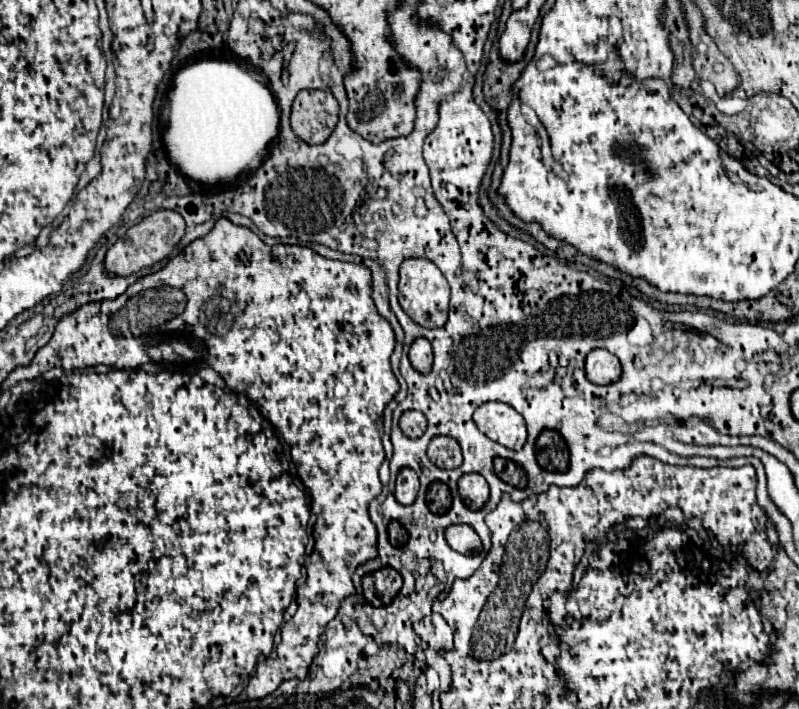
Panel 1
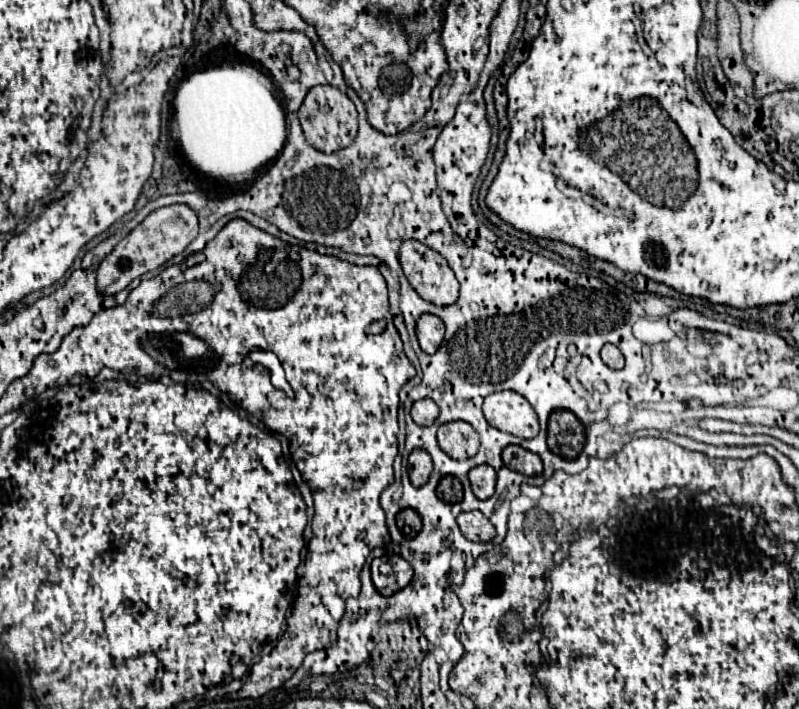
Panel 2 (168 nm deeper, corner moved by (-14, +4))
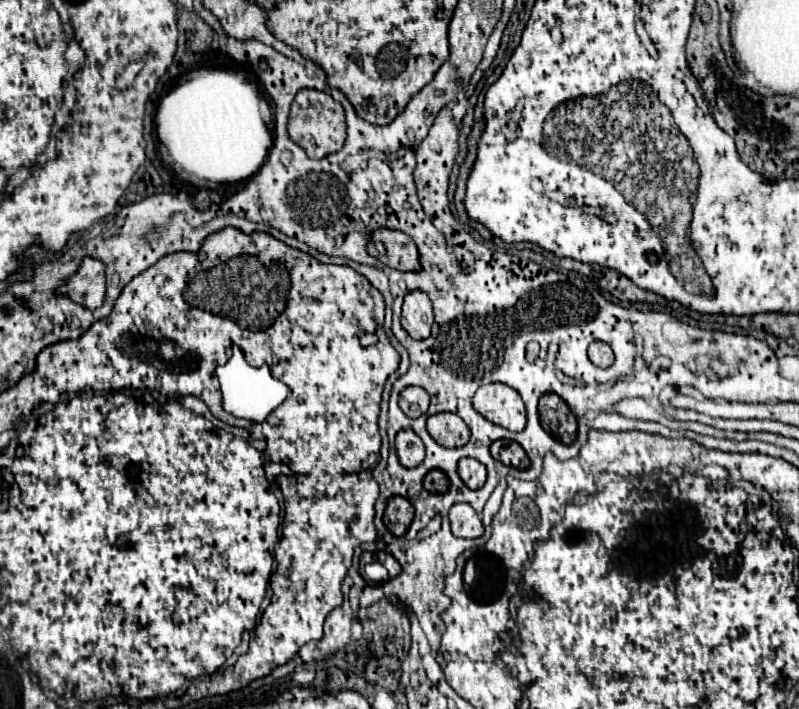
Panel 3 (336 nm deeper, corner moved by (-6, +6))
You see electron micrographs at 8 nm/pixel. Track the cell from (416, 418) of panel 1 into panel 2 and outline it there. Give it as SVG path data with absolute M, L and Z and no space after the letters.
M423 398L423 400L413 402L411 418L415 420L415 424L419 424L419 426L431 426L437 416L439 416L439 406L431 398Z

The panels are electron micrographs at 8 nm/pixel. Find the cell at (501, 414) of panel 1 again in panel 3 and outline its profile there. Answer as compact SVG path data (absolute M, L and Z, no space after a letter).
M507 384L481 386L473 398L475 410L489 422L521 432L525 428L525 406L517 390Z

